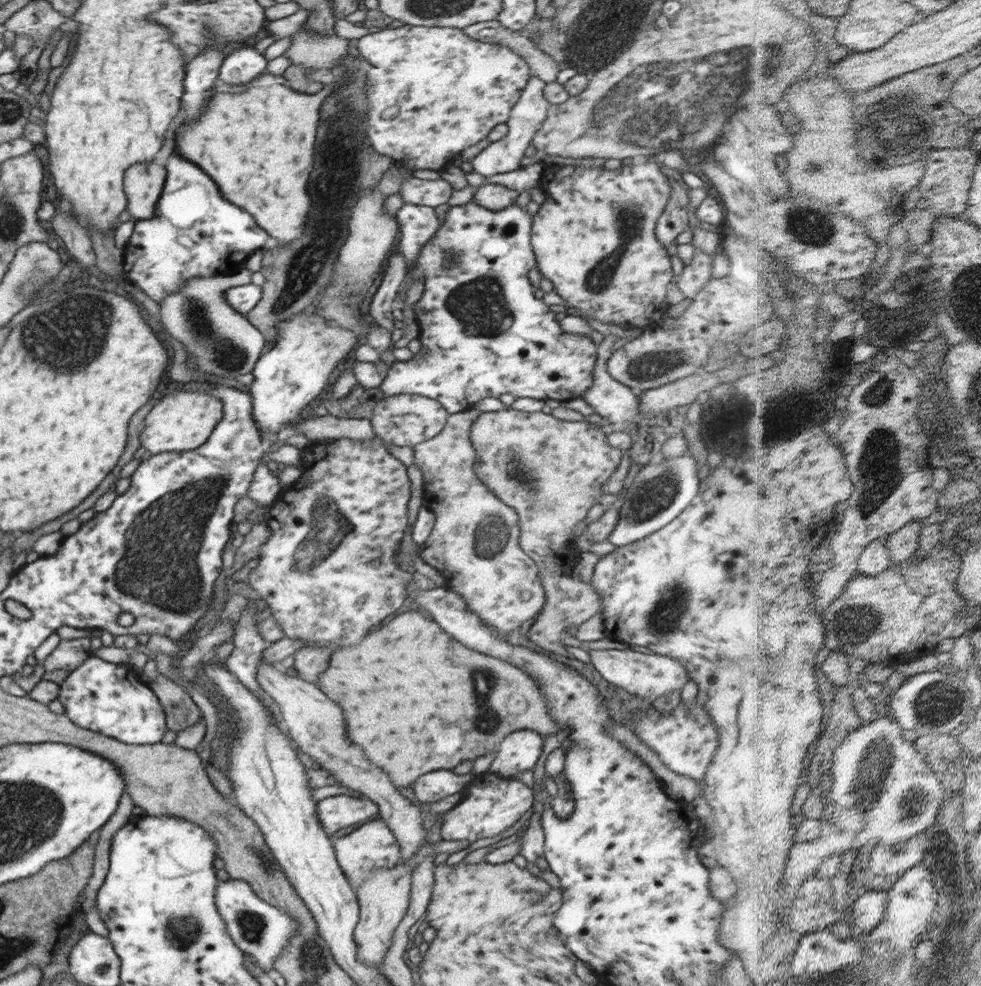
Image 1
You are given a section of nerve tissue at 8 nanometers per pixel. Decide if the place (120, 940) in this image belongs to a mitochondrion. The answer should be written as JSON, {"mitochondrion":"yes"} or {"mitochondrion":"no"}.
{"mitochondrion":"no"}

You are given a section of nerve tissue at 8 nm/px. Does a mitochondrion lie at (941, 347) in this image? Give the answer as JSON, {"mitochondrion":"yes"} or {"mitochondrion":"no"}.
{"mitochondrion":"no"}

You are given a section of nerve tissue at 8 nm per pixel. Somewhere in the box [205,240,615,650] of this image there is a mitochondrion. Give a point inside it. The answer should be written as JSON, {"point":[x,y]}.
{"point":[326,526]}

